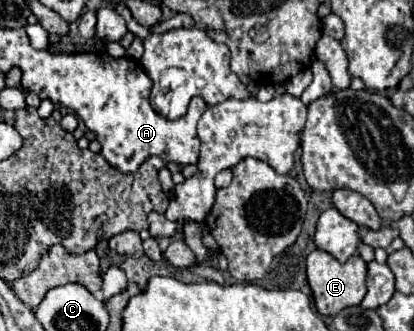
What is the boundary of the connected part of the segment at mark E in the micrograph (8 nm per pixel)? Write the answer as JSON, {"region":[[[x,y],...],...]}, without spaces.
{"region":[[[316,249],[306,257],[306,275],[320,315],[338,315],[346,307],[360,305],[366,295],[366,263],[360,255],[352,255],[346,263],[338,263],[330,253]]]}

